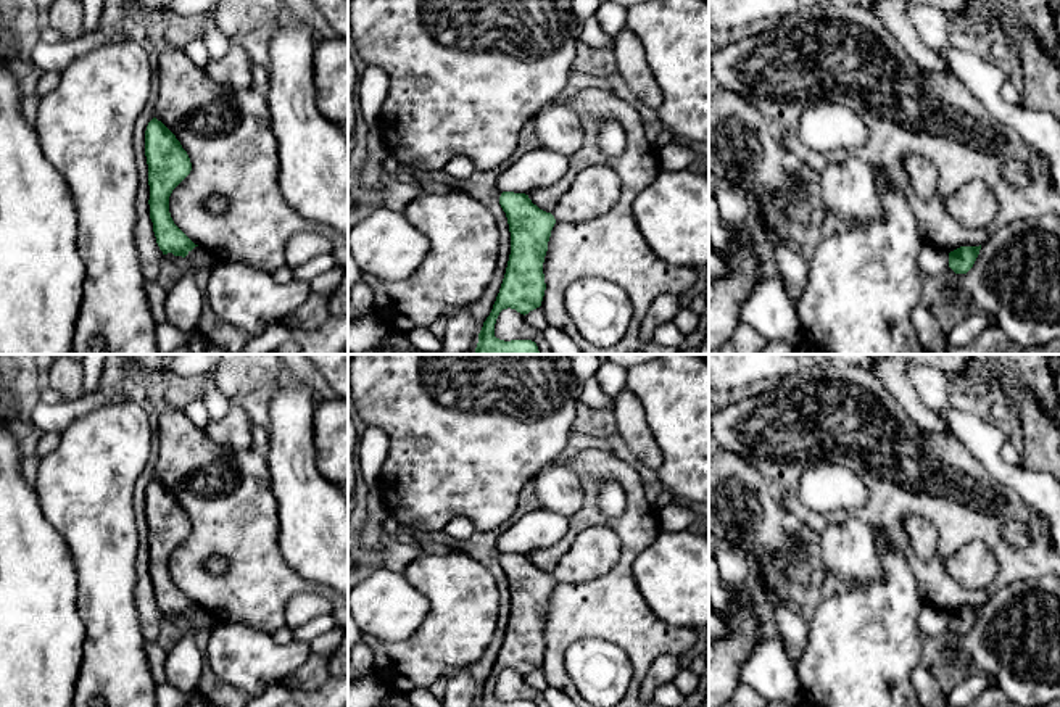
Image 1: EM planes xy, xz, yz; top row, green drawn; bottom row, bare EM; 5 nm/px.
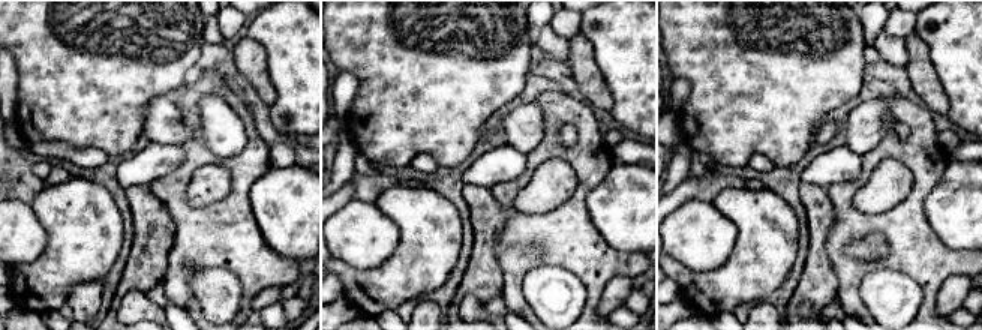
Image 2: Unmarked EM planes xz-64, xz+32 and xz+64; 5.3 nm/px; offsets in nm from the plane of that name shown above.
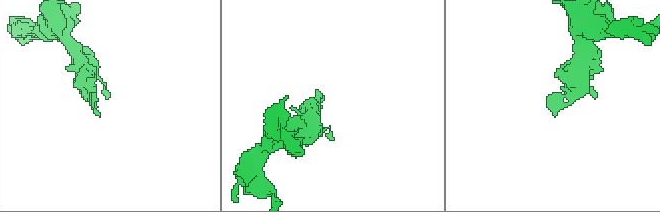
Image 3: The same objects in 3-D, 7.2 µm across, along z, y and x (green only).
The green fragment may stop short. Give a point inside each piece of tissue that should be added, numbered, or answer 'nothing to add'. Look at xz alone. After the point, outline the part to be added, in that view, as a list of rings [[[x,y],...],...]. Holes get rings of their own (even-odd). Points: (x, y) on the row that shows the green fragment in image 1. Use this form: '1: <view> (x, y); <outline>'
1: xz (596, 189); [[[588,166],[562,195],[553,216],[557,222],[583,222],[611,211],[622,196],[619,174],[607,166]]]

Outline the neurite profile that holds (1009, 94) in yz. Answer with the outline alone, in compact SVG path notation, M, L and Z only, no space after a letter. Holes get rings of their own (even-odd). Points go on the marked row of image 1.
M1005 81L1000 87L1000 97L1007 103L1025 106L1023 93L1018 93L1010 81Z

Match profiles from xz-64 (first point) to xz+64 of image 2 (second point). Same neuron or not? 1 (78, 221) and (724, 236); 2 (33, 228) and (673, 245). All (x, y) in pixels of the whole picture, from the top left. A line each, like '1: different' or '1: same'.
1: different
2: same

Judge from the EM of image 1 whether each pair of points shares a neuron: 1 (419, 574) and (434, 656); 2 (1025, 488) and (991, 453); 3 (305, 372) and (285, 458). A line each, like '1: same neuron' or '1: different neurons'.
1: same neuron
2: same neuron
3: different neurons

